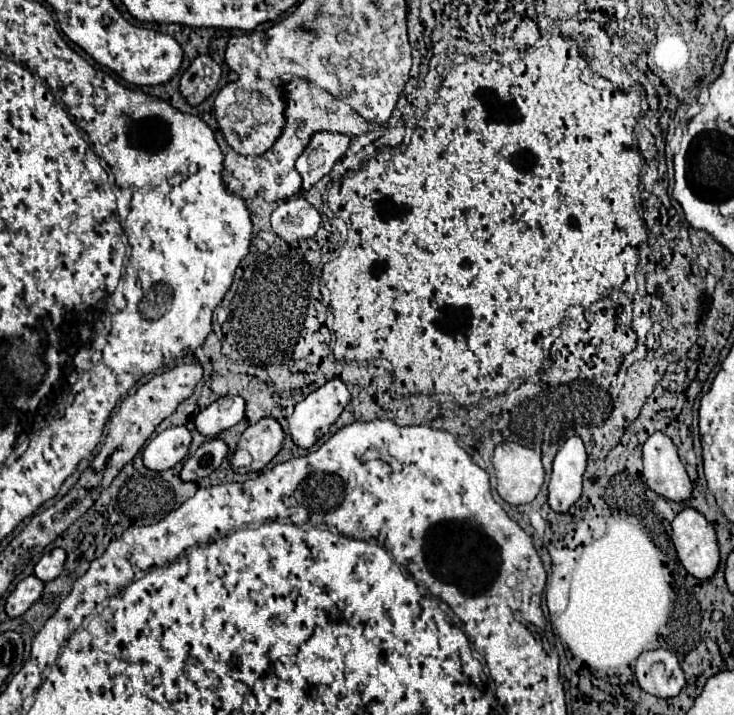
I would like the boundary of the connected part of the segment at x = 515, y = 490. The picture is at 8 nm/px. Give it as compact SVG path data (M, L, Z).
M503 442L495 448L493 466L497 492L509 504L529 504L541 490L545 472L541 456L515 442Z

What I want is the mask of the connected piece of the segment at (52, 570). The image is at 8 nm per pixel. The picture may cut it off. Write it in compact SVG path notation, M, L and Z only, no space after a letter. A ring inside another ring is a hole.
M55 548L51 550L49 554L45 554L37 566L35 566L35 576L43 582L49 582L49 580L55 580L61 570L63 570L63 564L65 564L65 552L61 548Z

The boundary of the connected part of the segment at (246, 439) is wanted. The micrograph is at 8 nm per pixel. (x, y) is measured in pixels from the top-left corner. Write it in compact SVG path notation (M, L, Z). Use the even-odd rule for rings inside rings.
M261 418L259 422L251 424L243 432L237 446L251 454L253 464L249 468L235 468L235 472L247 474L247 472L263 470L275 458L275 454L281 450L283 438L285 438L285 432L275 418Z

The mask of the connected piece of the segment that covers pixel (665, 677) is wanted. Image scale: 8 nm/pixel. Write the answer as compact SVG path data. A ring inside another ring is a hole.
M647 650L637 658L639 686L657 698L675 698L685 686L685 674L679 660L669 650Z

